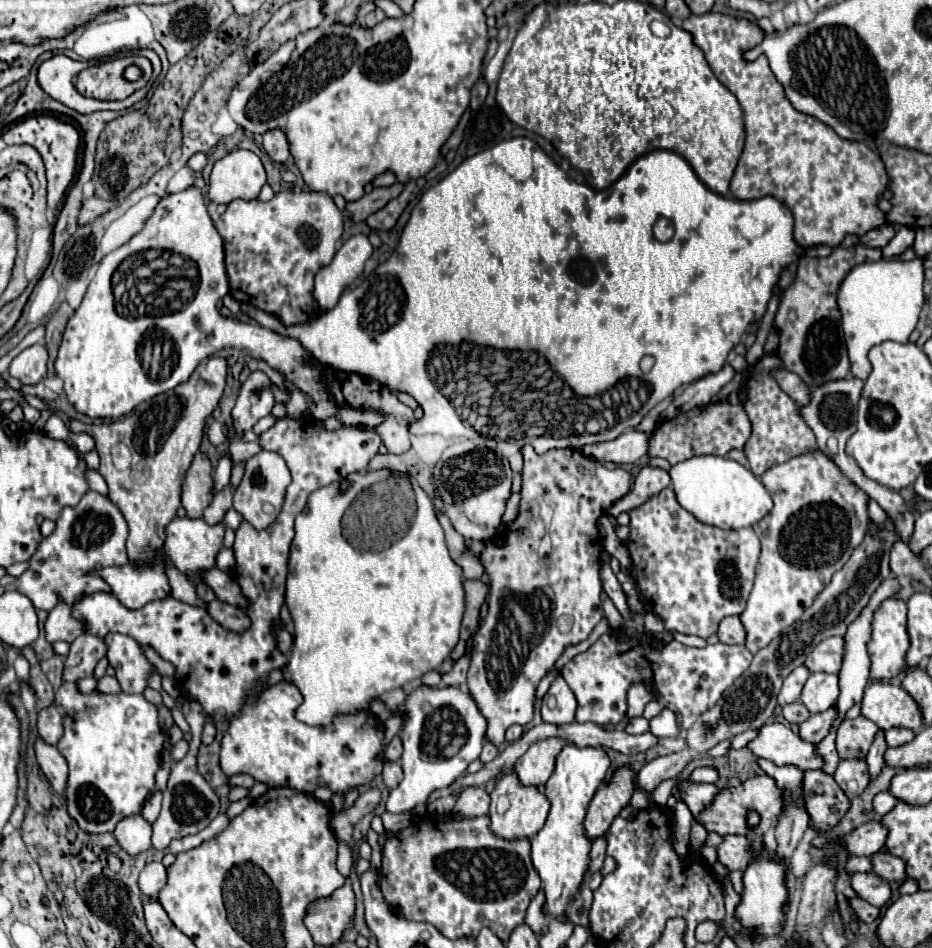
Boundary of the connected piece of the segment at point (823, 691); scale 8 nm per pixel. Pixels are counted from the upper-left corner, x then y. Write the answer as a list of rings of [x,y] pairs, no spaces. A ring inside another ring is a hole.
[[[813,672],[805,682],[801,702],[809,708],[811,714],[817,714],[831,708],[837,702],[837,692],[839,692],[837,674]]]

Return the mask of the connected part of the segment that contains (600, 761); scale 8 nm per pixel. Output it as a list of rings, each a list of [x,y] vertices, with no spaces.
[[[565,746],[557,756],[557,766],[549,782],[545,784],[545,796],[551,802],[551,810],[545,826],[531,838],[531,860],[533,866],[543,880],[545,904],[543,912],[555,916],[561,922],[567,922],[567,908],[573,898],[581,892],[585,882],[585,874],[589,872],[589,852],[593,840],[587,836],[583,820],[587,814],[587,806],[601,786],[605,774],[609,770],[609,756],[603,748],[577,748]]]

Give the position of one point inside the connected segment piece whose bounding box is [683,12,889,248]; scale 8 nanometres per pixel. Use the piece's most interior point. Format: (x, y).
(832, 186)

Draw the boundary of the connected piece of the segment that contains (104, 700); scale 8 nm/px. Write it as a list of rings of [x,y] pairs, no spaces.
[[[63,682],[55,694],[55,706],[63,708],[63,736],[57,742],[57,750],[65,756],[69,764],[67,778],[67,812],[73,820],[77,820],[79,828],[89,834],[107,834],[125,820],[125,816],[133,816],[139,812],[145,796],[155,786],[155,772],[159,768],[159,754],[163,750],[165,732],[159,724],[157,706],[145,700],[143,694],[105,694],[91,692],[83,694],[77,684]]]

